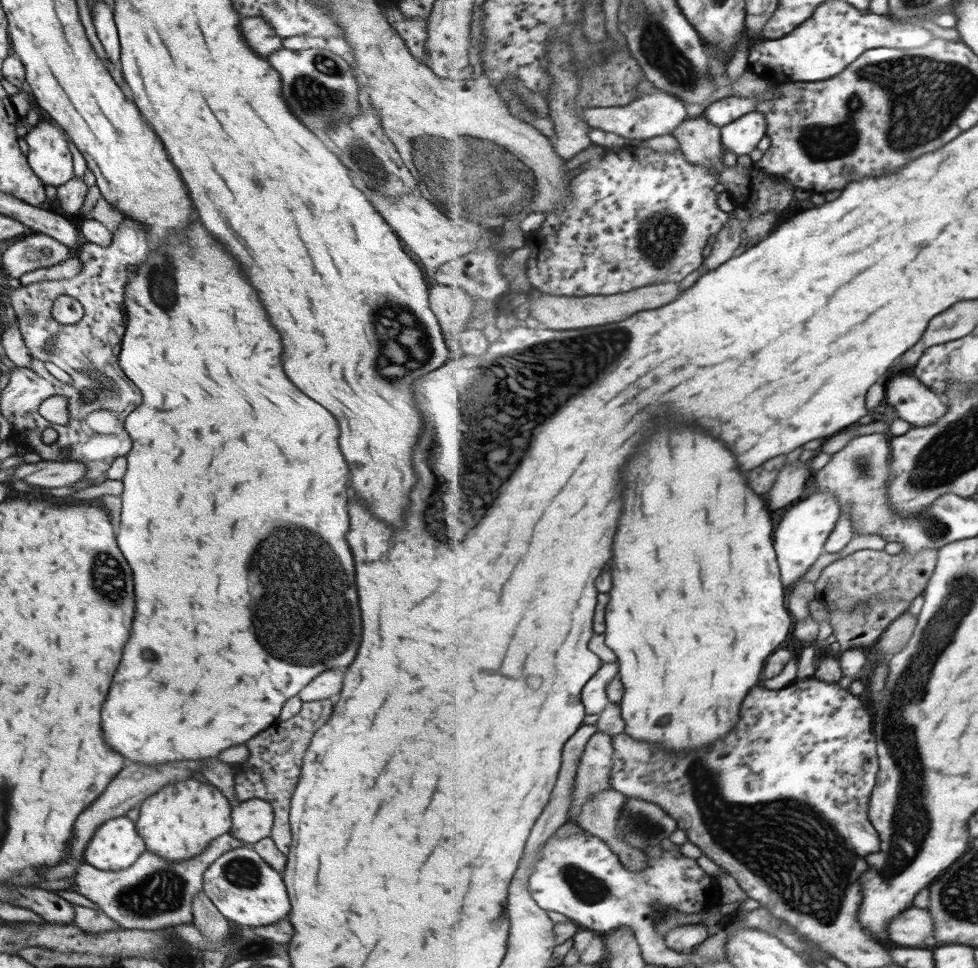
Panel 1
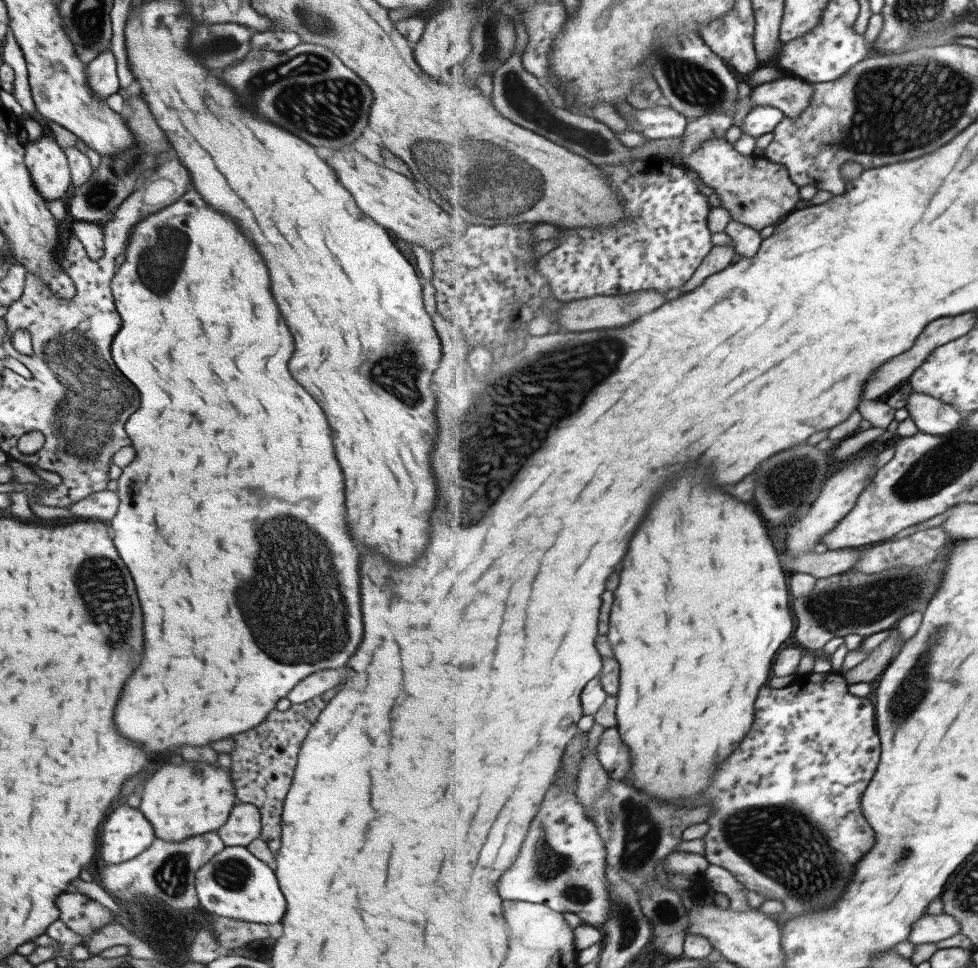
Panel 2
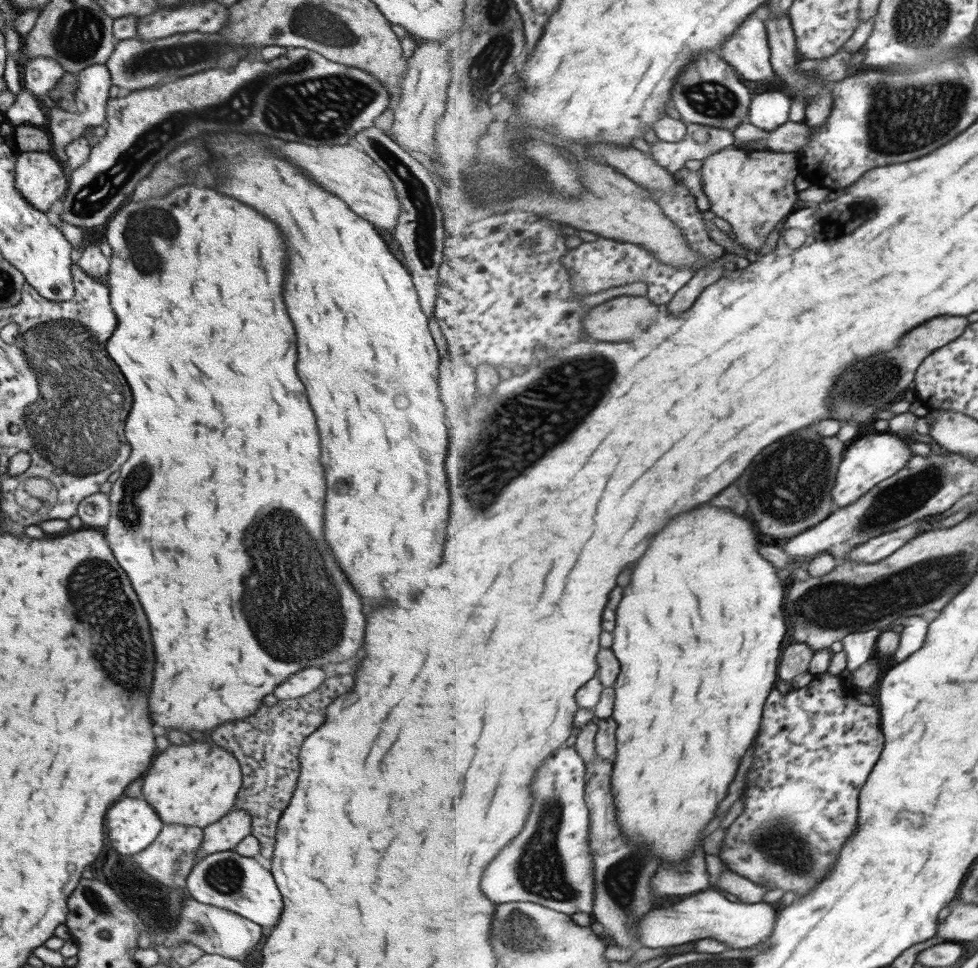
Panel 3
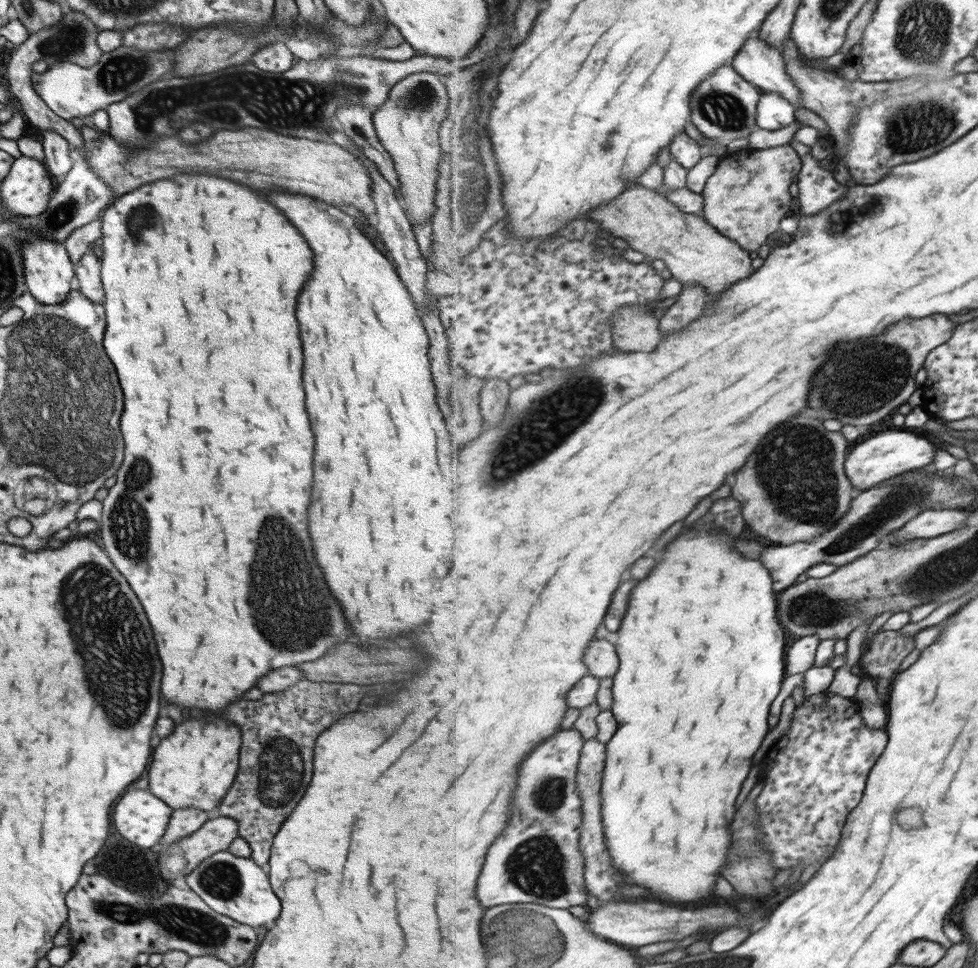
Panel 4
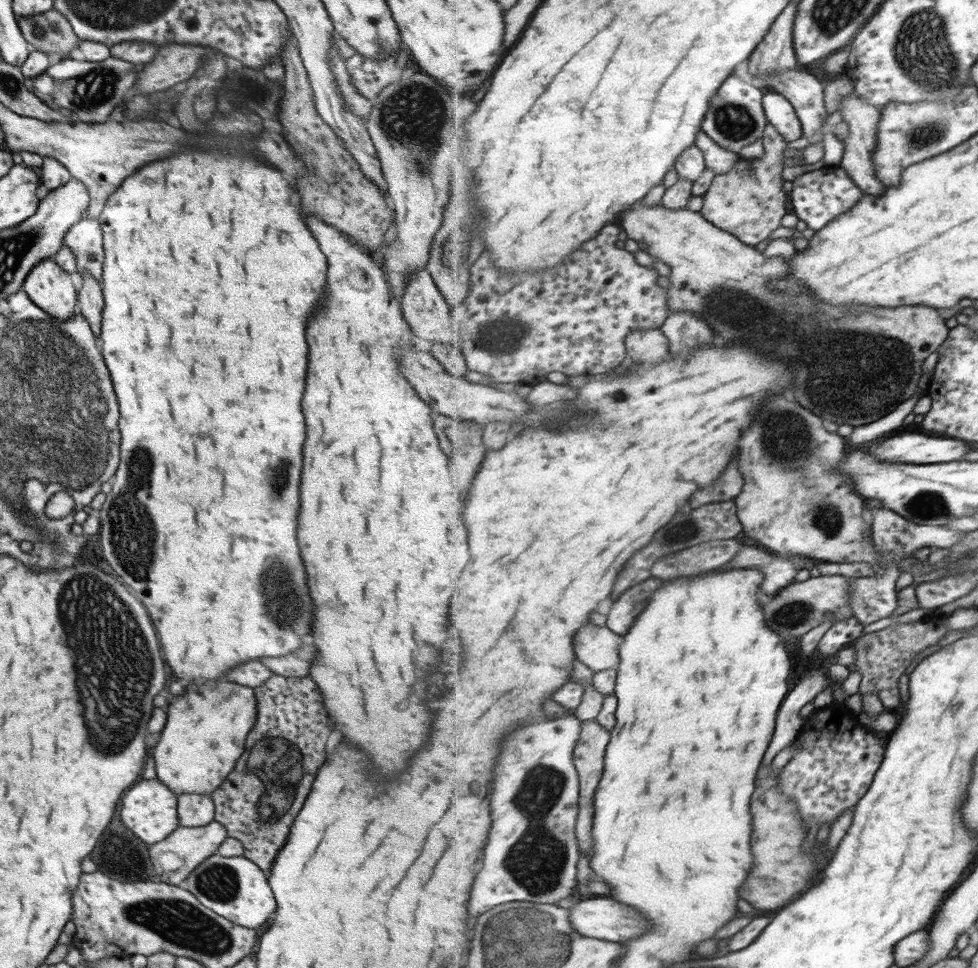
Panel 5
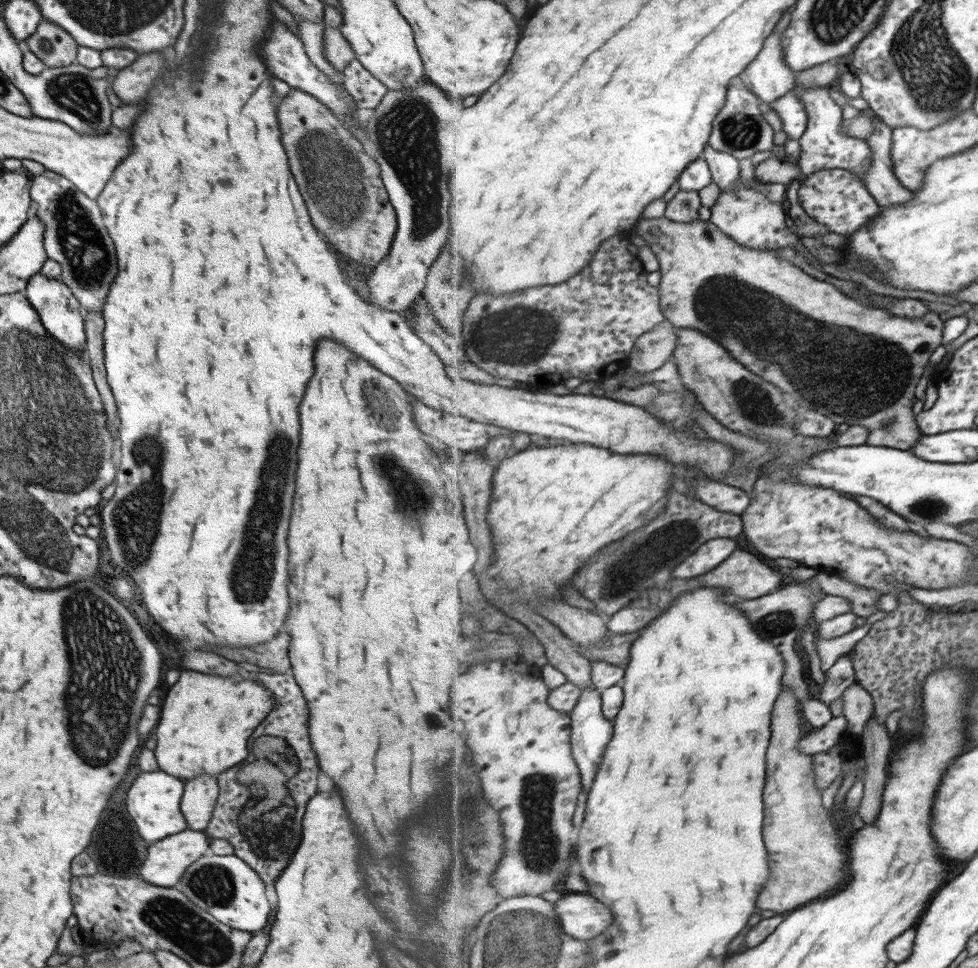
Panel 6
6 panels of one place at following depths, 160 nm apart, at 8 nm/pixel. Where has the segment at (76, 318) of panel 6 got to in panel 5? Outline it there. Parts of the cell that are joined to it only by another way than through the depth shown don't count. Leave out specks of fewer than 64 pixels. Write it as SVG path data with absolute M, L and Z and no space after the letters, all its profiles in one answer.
M52 257L33 266L22 287L28 300L53 319L65 322L76 312L76 292L69 273L63 272Z

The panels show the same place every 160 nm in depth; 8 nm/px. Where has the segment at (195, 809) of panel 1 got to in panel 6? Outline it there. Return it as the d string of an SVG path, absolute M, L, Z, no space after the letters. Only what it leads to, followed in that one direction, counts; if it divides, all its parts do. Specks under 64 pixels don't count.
M185 670L179 674L179 680L165 694L165 700L161 704L161 718L154 730L157 745L153 752L159 771L184 783L200 775L217 778L219 773L246 759L247 738L274 707L270 690L249 675L241 672L233 676L207 676L193 670Z

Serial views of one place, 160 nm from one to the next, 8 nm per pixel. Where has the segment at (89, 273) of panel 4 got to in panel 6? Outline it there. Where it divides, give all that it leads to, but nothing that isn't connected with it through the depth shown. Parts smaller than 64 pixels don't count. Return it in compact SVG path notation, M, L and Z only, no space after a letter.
M82 310L82 313L85 324L84 351L88 356L88 363L94 385L98 390L101 402L103 402L105 414L107 414L106 427L110 435L115 436L117 426L119 426L119 420L117 420L116 406L112 398L112 392L106 381L106 372L102 359L102 332L104 328L102 313L96 313L95 311L89 313L85 312L85 310Z

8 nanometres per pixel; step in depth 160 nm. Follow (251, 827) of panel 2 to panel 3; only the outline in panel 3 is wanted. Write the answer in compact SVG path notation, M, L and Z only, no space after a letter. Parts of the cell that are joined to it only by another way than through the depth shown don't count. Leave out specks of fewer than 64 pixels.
M233 809L219 821L203 828L203 840L196 852L196 860L215 852L233 850L252 831L249 816L245 810Z

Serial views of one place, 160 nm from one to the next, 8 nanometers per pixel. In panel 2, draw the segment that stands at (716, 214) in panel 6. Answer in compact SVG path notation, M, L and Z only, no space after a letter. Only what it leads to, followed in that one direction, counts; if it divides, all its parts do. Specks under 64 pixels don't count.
M713 137L703 142L683 162L698 173L705 185L711 187L721 200L721 206L731 214L731 220L746 224L755 230L776 226L793 213L801 202L800 186L791 178L788 168L771 162L764 156L745 156L725 137Z

